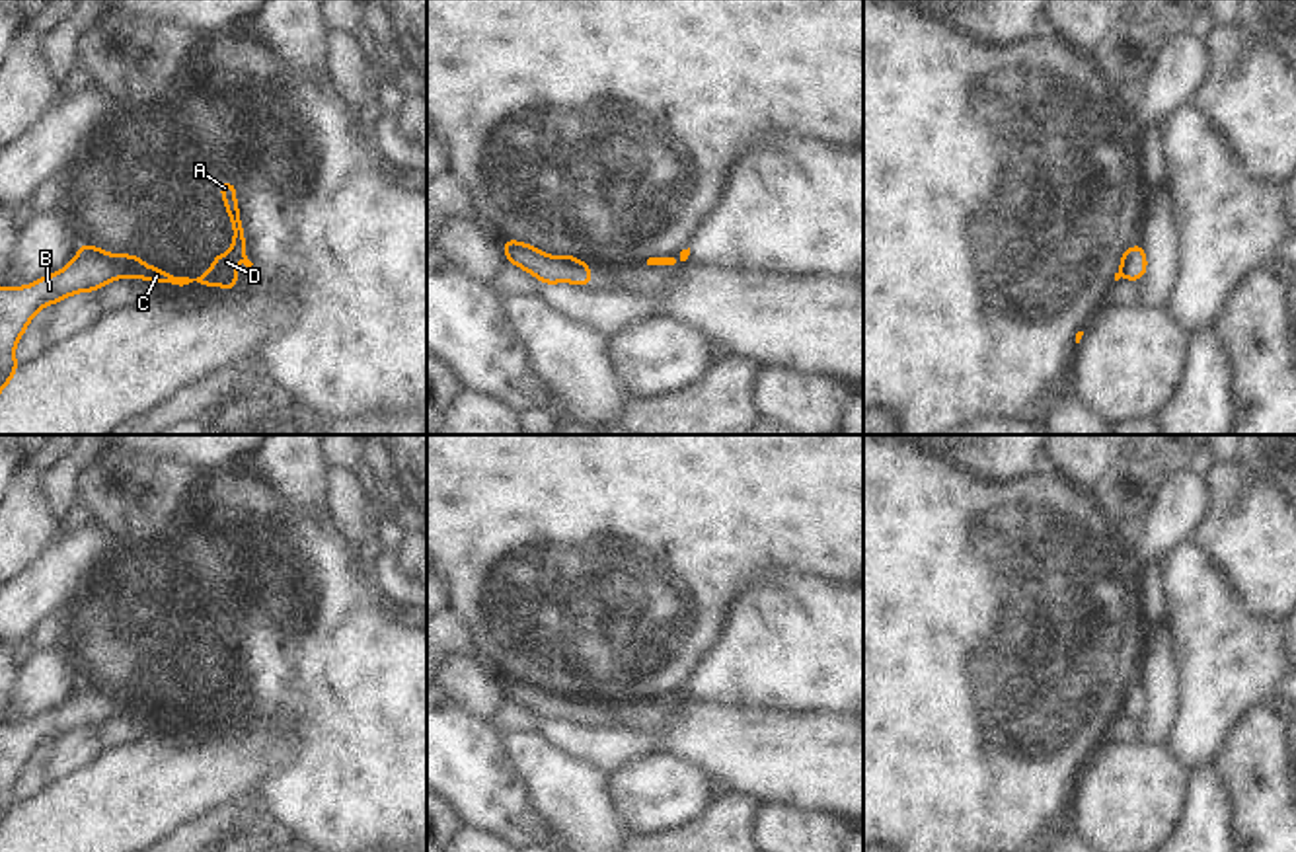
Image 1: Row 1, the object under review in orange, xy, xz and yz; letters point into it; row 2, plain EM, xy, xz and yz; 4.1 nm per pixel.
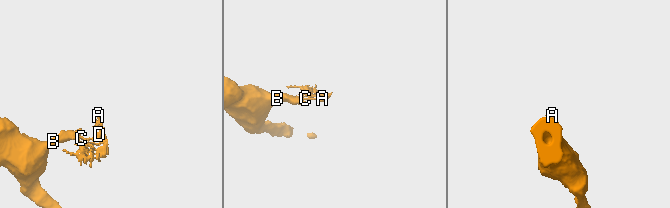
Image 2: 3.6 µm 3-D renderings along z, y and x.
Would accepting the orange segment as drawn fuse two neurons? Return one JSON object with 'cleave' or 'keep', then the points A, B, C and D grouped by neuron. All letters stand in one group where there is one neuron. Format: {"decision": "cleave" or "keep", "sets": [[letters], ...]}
{"decision": "cleave", "sets": [["A", "C", "D"], ["B"]]}

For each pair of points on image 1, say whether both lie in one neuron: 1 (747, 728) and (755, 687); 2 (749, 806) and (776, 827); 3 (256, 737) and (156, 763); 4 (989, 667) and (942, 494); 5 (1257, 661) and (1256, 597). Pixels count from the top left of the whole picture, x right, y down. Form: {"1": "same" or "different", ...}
{"1": "different", "2": "different", "3": "same", "4": "same", "5": "different"}

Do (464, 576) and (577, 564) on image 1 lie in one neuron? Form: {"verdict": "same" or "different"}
{"verdict": "same"}

